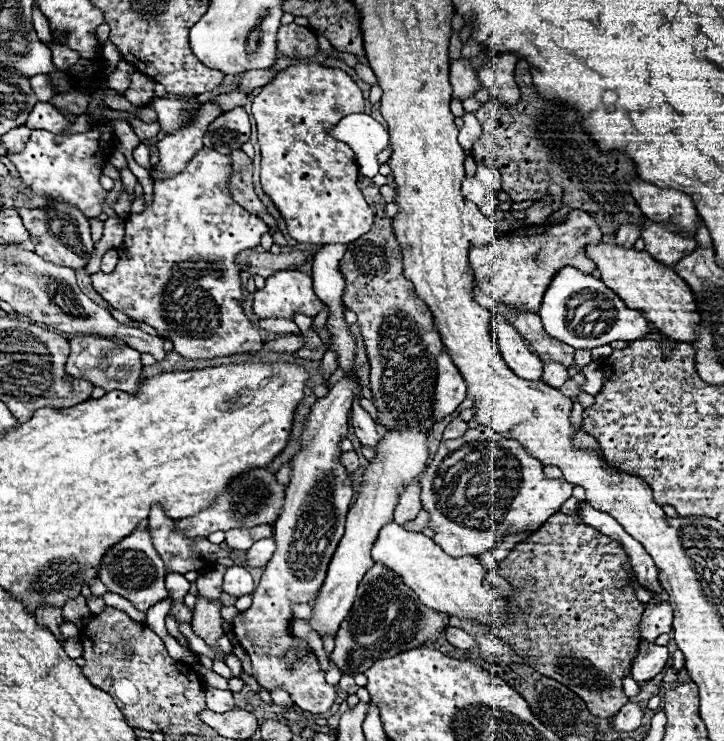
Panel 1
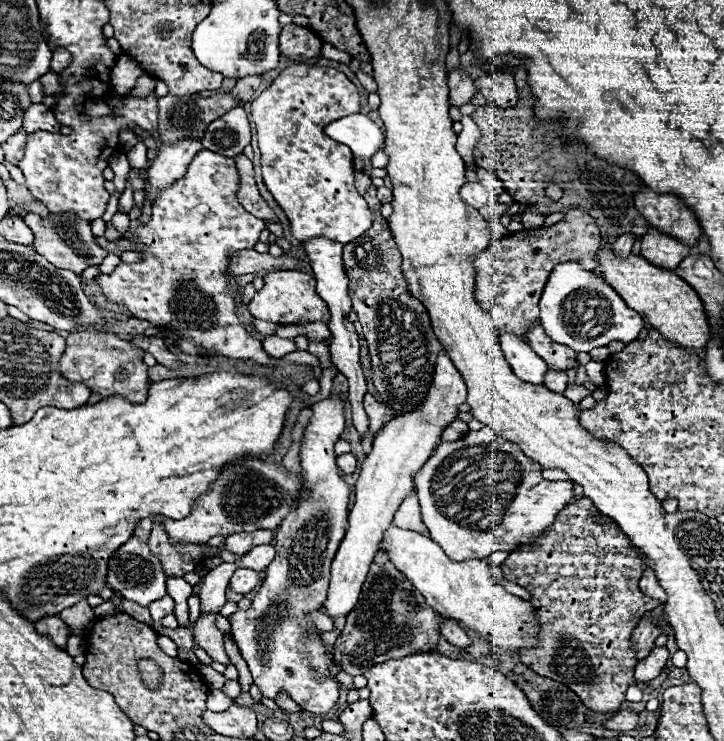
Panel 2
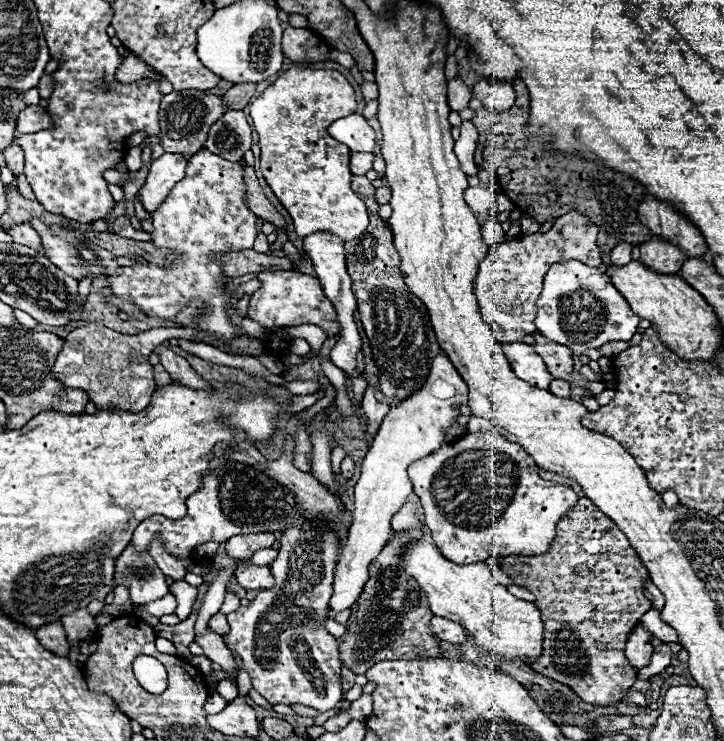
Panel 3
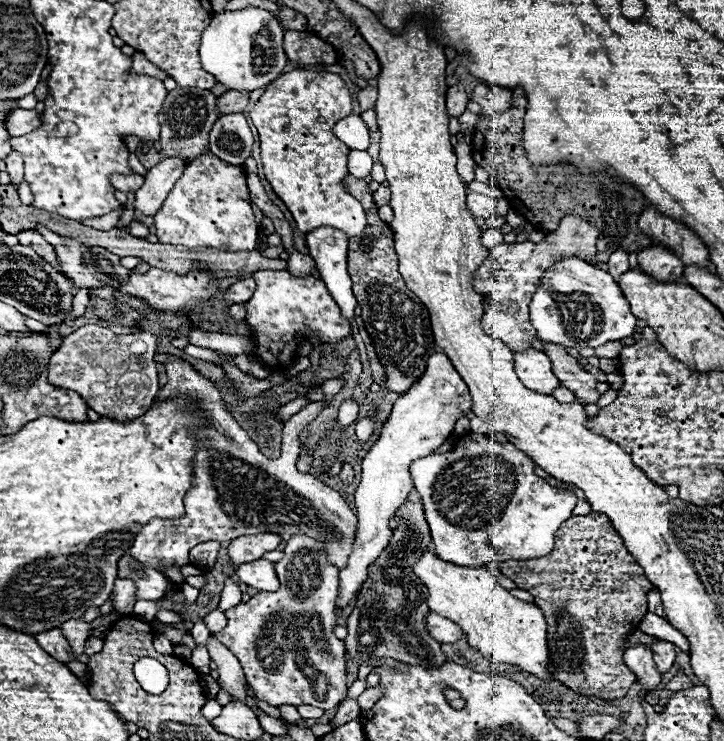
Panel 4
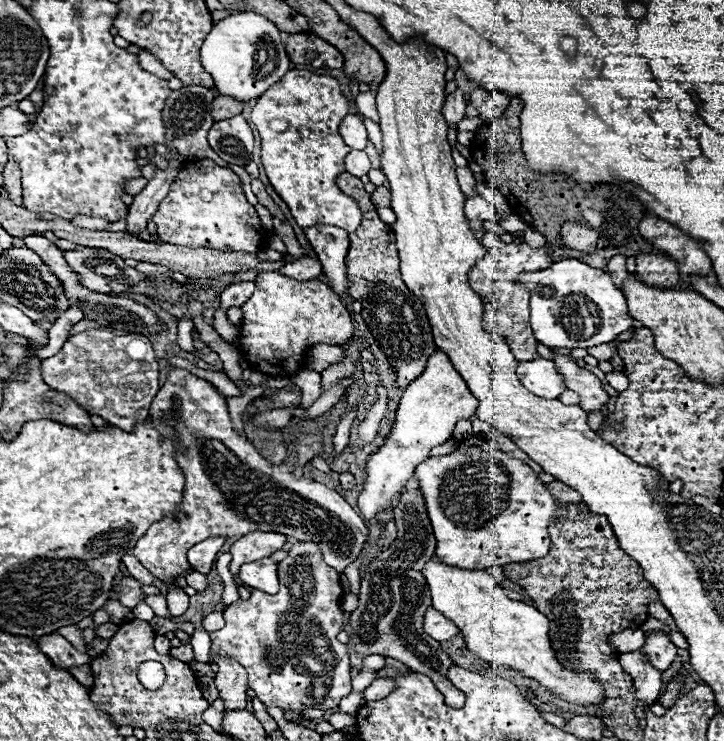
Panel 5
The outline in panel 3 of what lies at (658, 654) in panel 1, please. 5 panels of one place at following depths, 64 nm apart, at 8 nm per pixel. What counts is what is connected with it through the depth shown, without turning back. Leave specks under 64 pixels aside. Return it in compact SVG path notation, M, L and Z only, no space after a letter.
M660 644L654 648L654 654L650 658L650 664L644 666L640 672L638 672L638 678L652 678L656 674L660 674L662 670L666 670L672 662L672 652L666 644Z

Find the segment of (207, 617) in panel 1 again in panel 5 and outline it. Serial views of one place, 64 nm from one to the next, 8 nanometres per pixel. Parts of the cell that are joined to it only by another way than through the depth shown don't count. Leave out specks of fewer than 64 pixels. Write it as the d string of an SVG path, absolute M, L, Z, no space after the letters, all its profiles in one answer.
M216 654L218 664L218 672L216 672L216 688L226 704L228 710L236 710L236 708L246 708L248 696L248 682L246 682L246 670L242 664L236 664L234 658L230 656L222 656Z

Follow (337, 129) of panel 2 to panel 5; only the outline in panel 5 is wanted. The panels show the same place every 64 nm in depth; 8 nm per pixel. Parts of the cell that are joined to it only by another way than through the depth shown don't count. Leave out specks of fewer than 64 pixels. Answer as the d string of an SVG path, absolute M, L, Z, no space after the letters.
M348 114L342 122L340 122L340 128L338 128L340 136L344 138L344 142L354 148L354 150L364 150L366 148L366 142L368 142L368 136L366 136L366 128L362 124L362 120L356 116L356 114Z

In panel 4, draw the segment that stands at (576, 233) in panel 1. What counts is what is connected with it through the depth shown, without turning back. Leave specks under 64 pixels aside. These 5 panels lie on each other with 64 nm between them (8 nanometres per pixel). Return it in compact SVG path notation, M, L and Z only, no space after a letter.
M568 214L560 220L558 228L546 234L544 240L538 244L526 240L516 244L498 244L494 250L490 250L490 256L474 272L474 290L482 296L482 304L484 304L482 326L486 328L486 332L500 338L512 350L532 348L530 342L536 336L536 330L530 324L528 306L540 286L542 272L548 270L554 262L572 256L592 264L596 256L596 240L598 240L596 226L592 226L586 220L580 220L578 216Z

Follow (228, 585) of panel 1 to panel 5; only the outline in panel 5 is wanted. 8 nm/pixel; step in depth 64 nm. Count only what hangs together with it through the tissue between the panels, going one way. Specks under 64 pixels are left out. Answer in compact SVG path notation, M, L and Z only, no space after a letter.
M262 558L256 562L242 564L238 578L256 590L262 592L278 592L278 576L276 576L276 560Z

